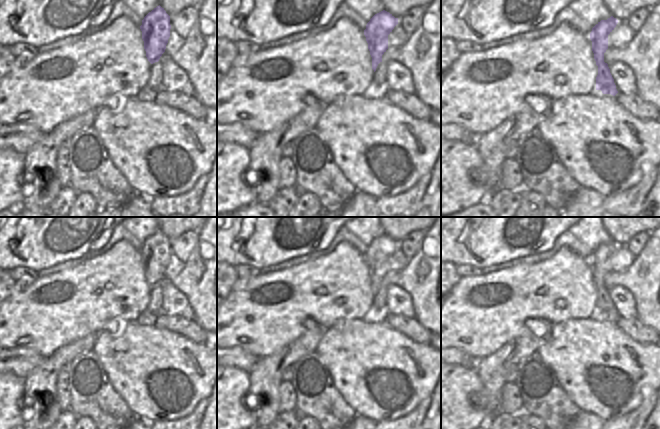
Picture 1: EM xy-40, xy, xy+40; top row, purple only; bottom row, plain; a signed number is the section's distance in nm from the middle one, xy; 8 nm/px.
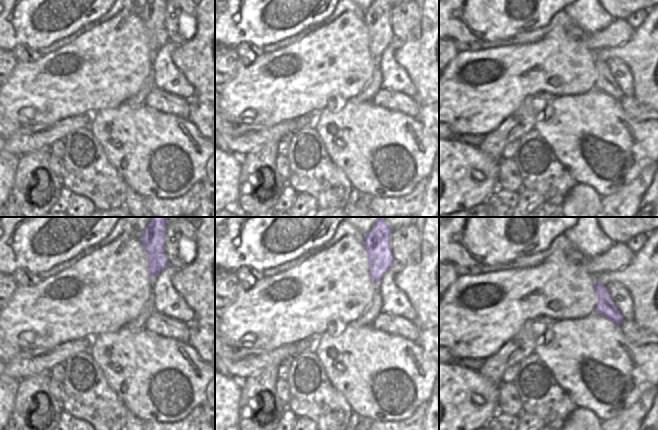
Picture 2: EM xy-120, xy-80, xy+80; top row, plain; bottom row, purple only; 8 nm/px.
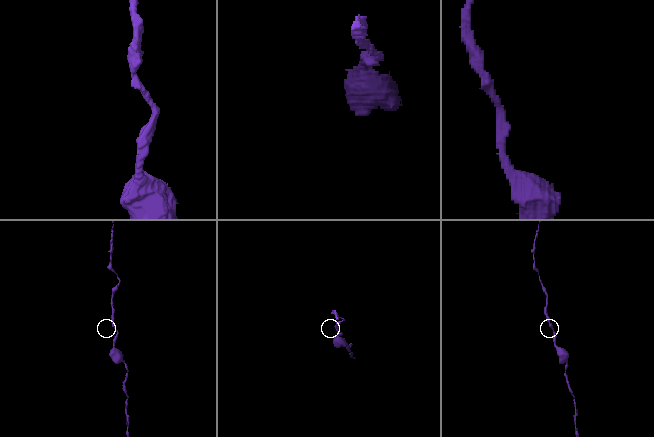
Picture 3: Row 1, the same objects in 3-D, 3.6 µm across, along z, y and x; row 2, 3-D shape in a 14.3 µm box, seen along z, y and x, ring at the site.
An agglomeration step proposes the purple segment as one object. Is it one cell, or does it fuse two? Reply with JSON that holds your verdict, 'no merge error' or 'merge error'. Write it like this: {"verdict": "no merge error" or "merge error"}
{"verdict": "no merge error"}

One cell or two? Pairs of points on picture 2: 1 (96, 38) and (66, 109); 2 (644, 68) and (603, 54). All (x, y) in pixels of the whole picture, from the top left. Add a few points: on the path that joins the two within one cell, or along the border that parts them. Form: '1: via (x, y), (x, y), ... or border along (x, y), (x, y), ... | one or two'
1: via (98, 56), (98, 62), (69, 91) | one
2: via (634, 58), (629, 53), (613, 53) | one

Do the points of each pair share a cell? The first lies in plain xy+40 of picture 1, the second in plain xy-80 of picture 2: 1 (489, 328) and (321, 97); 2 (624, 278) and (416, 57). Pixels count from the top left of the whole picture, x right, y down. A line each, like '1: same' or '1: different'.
1: same
2: same

